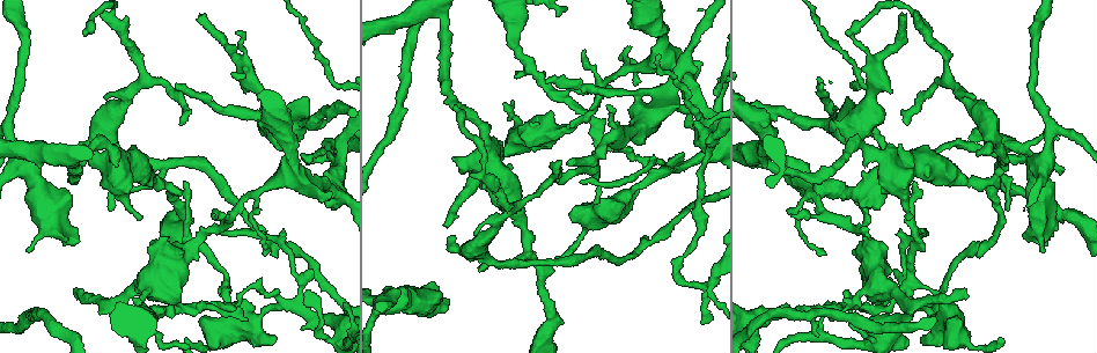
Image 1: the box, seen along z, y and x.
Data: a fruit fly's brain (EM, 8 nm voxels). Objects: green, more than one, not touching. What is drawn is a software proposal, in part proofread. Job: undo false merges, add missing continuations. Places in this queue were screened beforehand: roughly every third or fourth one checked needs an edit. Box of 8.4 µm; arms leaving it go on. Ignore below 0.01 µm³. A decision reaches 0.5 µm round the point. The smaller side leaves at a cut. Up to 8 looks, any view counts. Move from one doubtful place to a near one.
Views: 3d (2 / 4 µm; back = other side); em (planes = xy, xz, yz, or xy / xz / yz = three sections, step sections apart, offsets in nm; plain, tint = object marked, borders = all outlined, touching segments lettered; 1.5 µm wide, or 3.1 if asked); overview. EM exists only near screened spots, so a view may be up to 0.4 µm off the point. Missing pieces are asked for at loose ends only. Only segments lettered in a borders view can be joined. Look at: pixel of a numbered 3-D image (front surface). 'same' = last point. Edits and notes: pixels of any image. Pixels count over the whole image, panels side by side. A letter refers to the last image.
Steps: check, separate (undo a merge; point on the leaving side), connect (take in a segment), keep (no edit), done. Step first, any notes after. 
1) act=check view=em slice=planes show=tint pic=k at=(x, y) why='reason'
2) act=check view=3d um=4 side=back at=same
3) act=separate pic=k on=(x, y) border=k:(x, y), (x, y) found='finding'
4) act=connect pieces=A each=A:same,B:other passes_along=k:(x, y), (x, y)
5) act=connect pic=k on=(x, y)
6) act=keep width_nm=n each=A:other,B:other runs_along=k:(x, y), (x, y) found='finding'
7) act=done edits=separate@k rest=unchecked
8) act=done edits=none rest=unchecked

act=check view=em slice=xy step=8 show=borders pic=1 at=(794, 214) why='thin end'

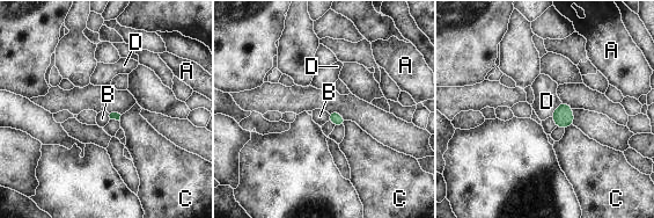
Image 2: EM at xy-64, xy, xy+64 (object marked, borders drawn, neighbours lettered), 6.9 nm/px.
act=keep each=A:other,B:other,C:other,D:other border=2:(328, 114), (329, 120) found='no lettered segment goes on from it'

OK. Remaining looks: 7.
act=check view=3d um=2 pic=1 at=(635, 83) why='an open end'

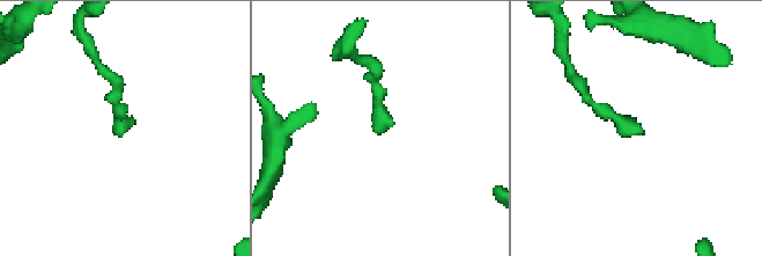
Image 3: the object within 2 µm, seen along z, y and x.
act=check view=em slice=planes show=borders pic=3 at=(384, 132) why='need the tissue'

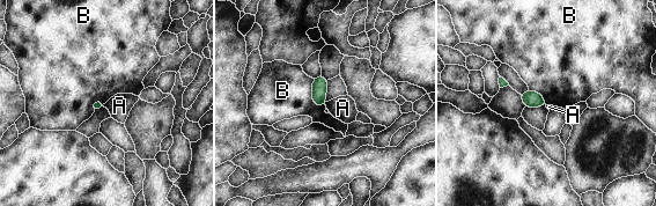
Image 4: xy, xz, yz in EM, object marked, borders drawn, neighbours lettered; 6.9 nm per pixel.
act=keep width_nm=70 longest_contact=B:220nm each=A:other,B:other found='no lettered segment goes on from it'

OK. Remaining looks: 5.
act=check view=3d um=4 pic=1 at=(523, 136) why='an open end'

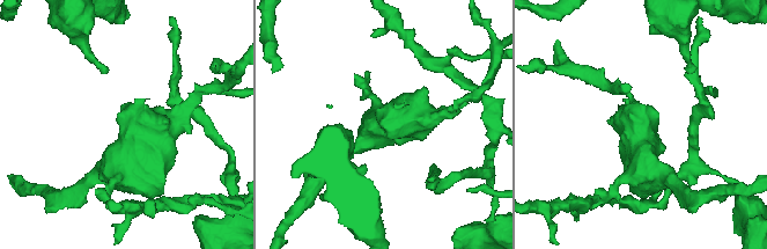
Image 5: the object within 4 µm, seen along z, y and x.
act=check view=em slice=xy step=4 show=tint pic=5 at=(121, 106)

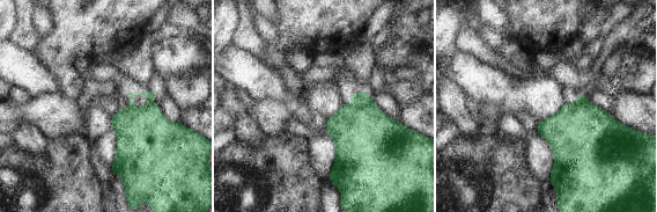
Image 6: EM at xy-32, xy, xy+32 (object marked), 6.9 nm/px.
act=check view=em slice=planes show=borders at=same why='another direction'

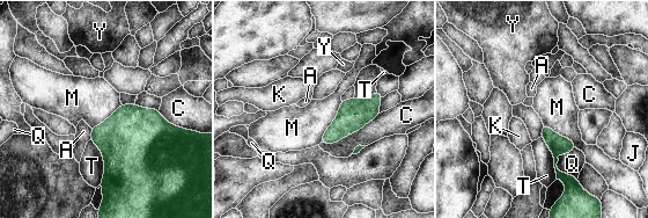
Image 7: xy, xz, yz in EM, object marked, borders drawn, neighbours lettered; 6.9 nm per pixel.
act=keep longest_contact=C:460nm each=A:other,C:other,J:other,K:other,M:other,Q:other,T:other,Y:other found='none of them fits'

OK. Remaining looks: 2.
act=done edits=none rest=unchecked

